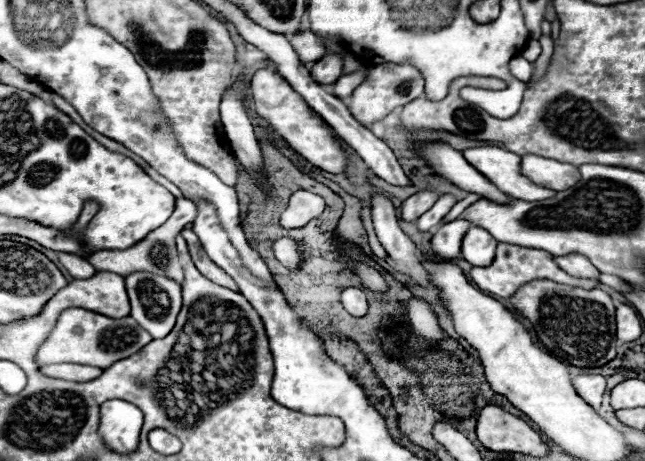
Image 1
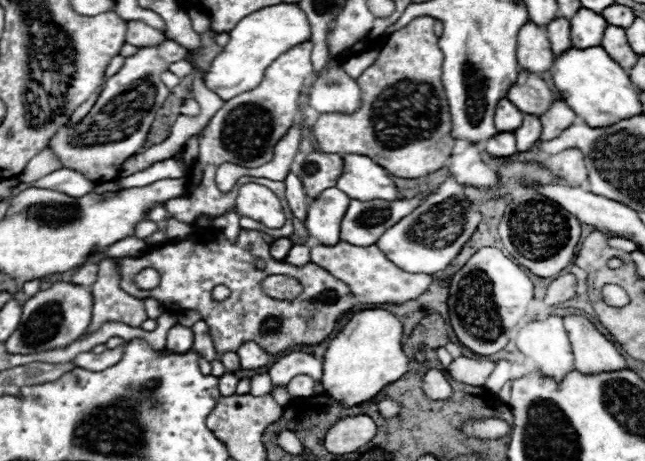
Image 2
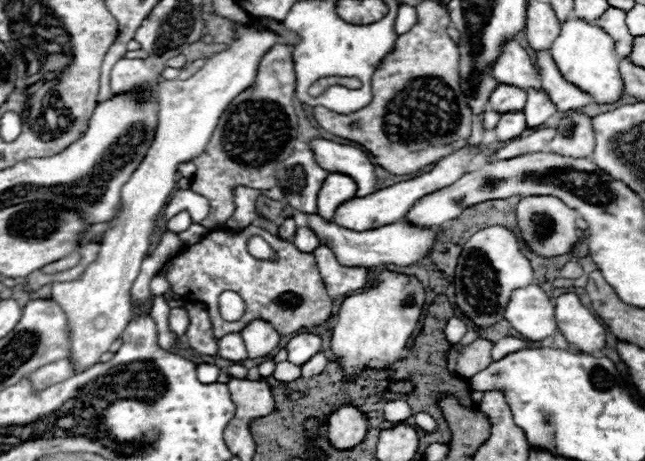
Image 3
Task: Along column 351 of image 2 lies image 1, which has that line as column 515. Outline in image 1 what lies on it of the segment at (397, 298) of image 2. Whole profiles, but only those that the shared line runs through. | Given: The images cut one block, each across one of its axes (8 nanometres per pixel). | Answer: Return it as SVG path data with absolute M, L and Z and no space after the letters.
M500 242L498 244L498 250L496 250L496 256L494 256L494 262L490 266L474 266L470 270L470 278L474 280L474 284L490 294L490 296L496 296L496 298L510 298L522 284L530 282L530 280L554 280L558 284L566 284L566 286L576 286L576 288L584 288L584 290L592 290L598 286L598 280L586 280L586 278L574 278L574 276L568 276L566 272L562 272L552 256L548 252L542 252L542 250L534 250L534 248L522 248L522 246L516 246L516 244L506 244L506 242Z

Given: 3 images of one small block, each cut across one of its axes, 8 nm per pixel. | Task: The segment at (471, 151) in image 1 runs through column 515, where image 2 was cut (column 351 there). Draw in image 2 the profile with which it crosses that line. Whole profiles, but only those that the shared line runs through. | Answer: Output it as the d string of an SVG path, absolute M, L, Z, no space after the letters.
M344 154L342 160L346 160L346 164L336 186L350 199L368 202L378 198L394 200L398 196L390 174L370 158L362 154Z

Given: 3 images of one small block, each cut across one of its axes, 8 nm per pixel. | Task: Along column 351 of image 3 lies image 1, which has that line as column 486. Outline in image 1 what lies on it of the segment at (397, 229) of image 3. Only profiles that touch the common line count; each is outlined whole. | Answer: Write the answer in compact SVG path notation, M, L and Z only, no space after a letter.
M472 226L462 240L462 258L472 266L488 266L494 260L496 244L498 242L484 228Z

